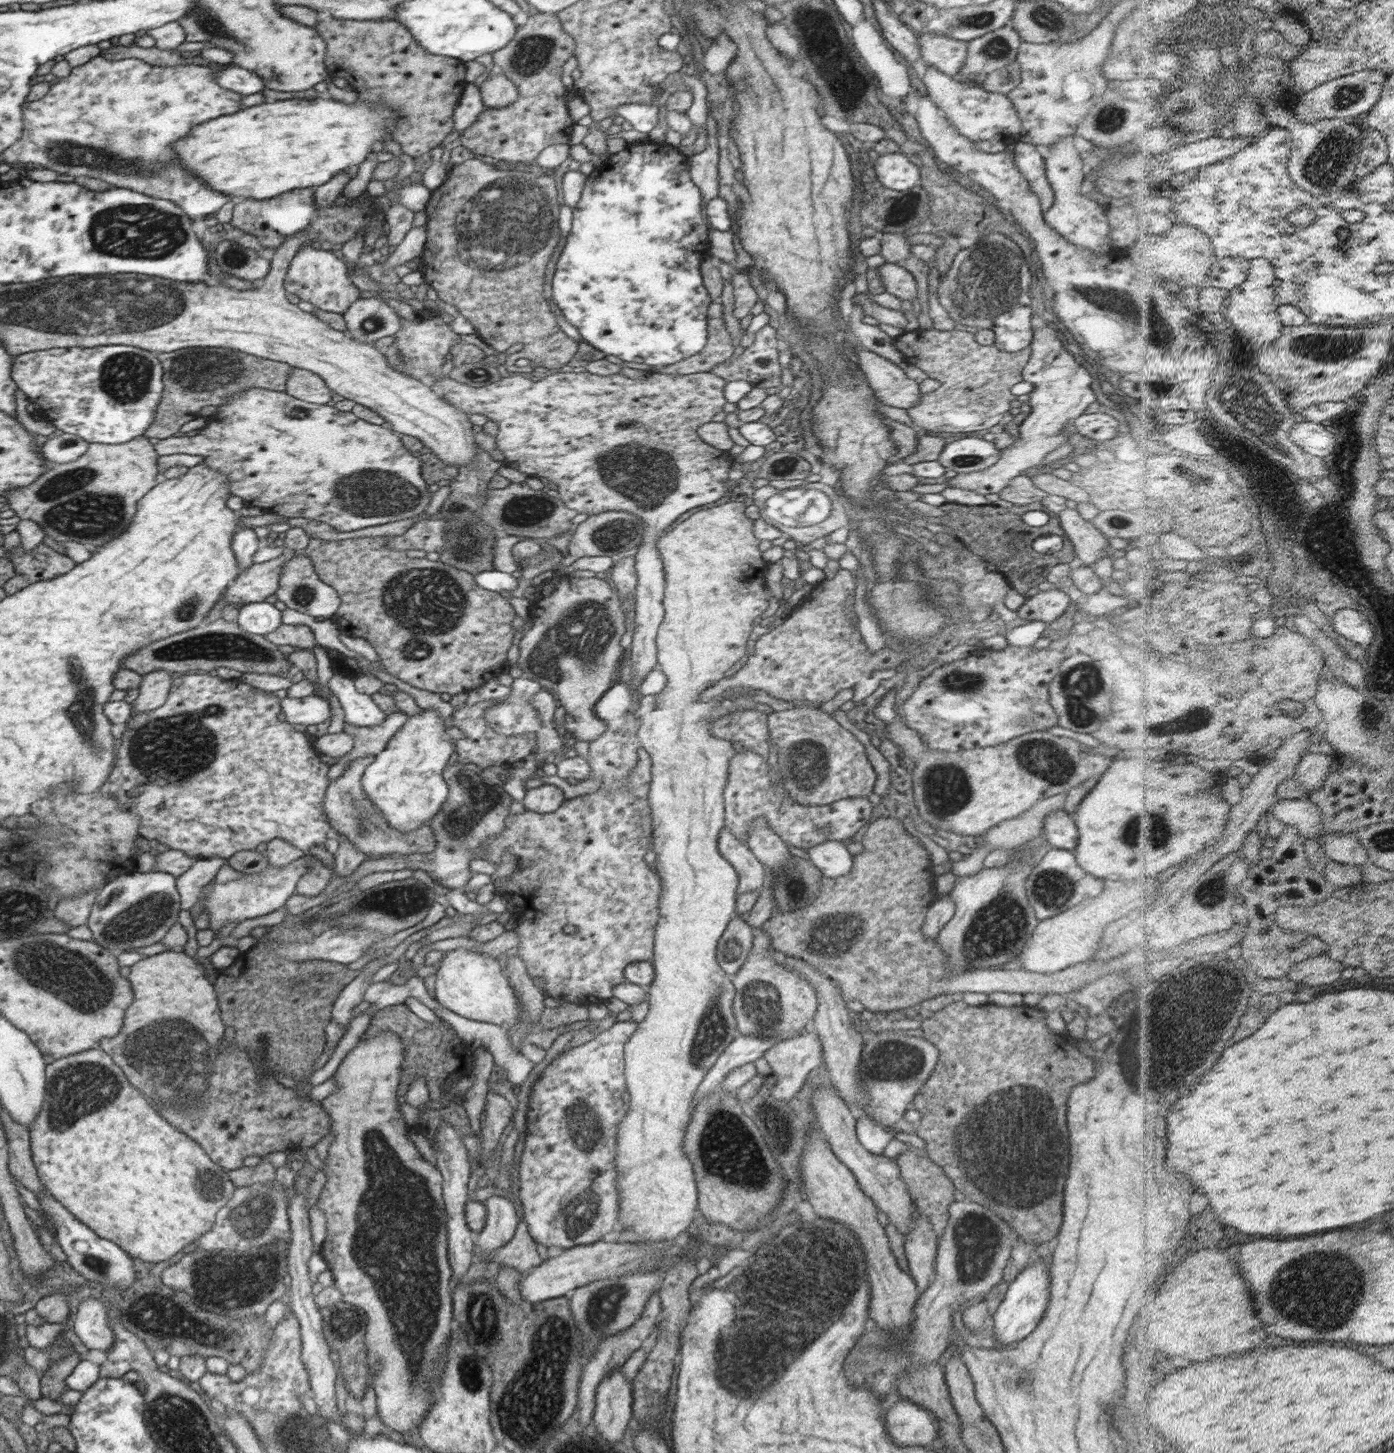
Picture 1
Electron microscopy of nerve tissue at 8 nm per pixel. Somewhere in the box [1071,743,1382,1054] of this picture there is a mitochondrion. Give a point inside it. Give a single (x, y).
(1156, 833)

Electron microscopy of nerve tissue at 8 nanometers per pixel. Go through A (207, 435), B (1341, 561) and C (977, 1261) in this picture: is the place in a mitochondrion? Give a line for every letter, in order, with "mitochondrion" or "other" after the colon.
A: other
B: other
C: mitochondrion

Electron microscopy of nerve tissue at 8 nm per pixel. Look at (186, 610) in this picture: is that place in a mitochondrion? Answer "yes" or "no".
yes

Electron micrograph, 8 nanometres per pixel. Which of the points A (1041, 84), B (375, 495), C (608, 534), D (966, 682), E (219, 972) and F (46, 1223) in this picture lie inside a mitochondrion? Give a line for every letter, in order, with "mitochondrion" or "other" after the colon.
A: other
B: mitochondrion
C: mitochondrion
D: mitochondrion
E: other
F: other

